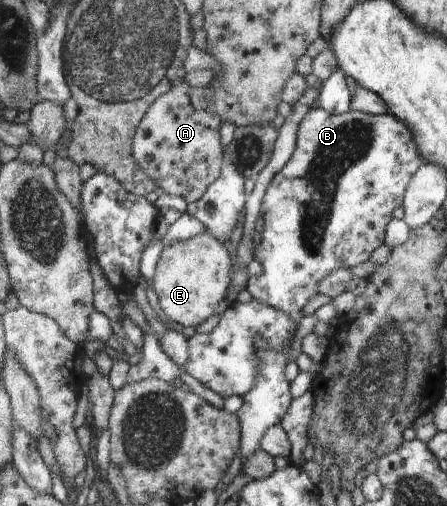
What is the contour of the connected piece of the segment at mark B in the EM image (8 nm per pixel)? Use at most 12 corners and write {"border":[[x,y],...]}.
{"border":[[308,110],[245,288],[296,324],[421,165],[390,113]]}

